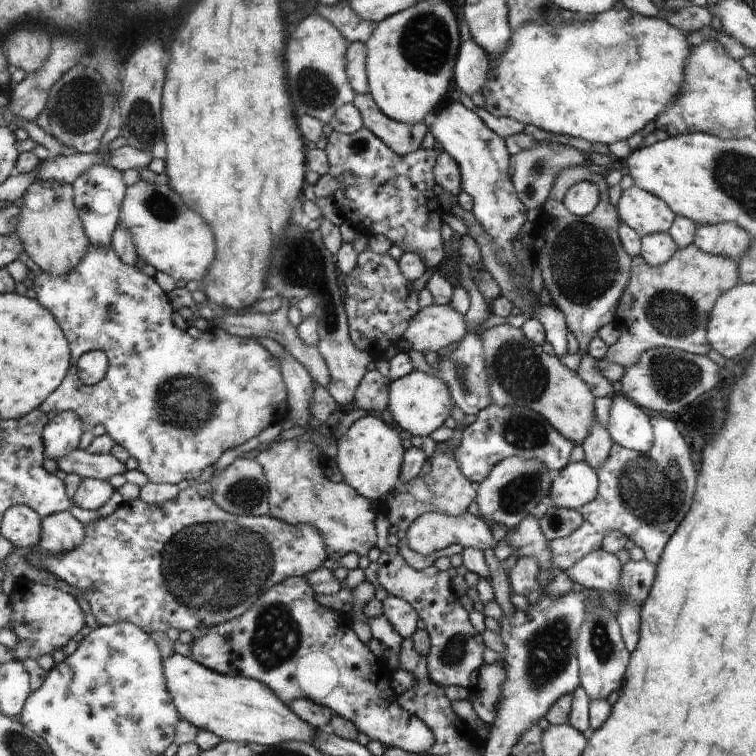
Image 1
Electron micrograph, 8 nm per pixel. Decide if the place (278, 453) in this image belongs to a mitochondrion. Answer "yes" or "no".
no

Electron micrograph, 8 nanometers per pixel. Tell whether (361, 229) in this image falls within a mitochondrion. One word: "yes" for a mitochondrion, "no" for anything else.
no

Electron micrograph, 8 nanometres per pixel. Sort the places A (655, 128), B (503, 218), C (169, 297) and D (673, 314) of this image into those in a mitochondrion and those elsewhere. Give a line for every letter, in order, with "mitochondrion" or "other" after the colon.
A: other
B: other
C: other
D: mitochondrion

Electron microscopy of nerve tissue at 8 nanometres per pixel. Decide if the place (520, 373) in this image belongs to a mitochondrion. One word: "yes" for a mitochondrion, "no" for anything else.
yes

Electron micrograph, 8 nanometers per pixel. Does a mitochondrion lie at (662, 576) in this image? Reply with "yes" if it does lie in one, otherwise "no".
no

